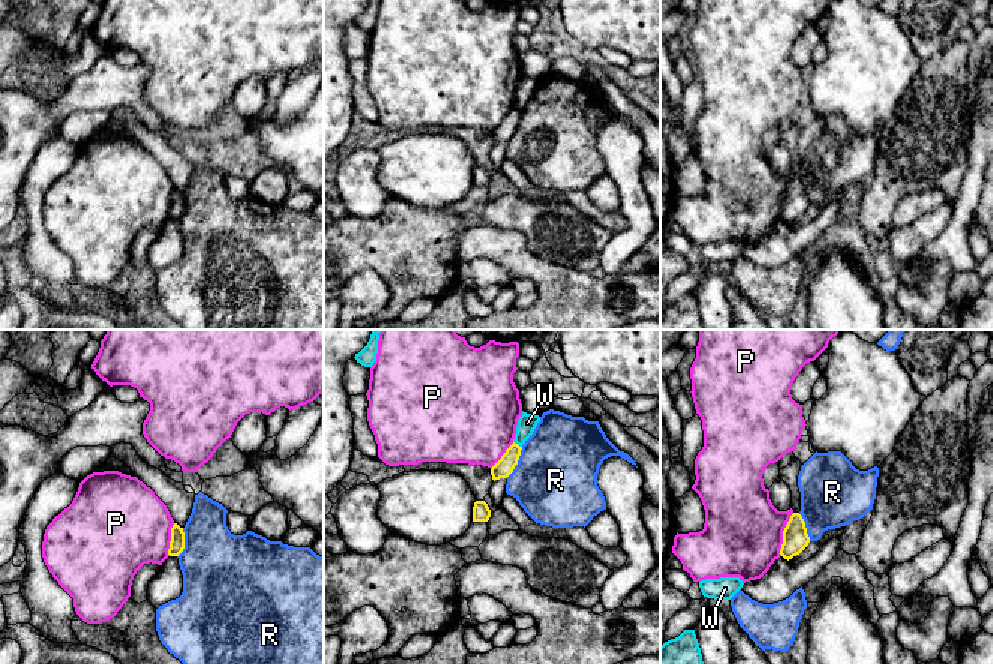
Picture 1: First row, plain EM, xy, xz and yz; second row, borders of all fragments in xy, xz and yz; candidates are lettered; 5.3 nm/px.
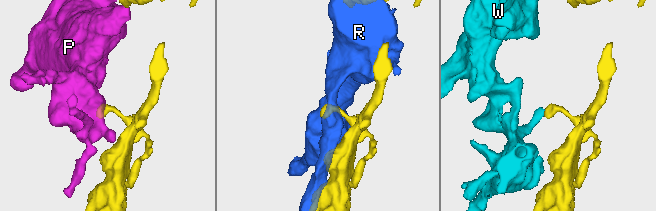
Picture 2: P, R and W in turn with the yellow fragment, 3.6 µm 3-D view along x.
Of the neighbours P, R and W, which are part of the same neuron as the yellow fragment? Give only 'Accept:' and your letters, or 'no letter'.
Accept: no letter

